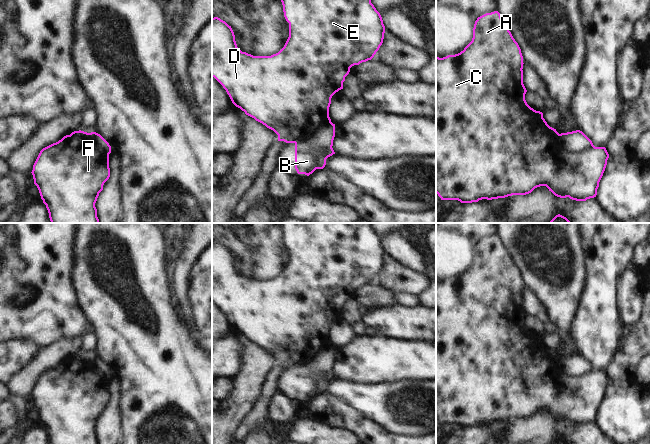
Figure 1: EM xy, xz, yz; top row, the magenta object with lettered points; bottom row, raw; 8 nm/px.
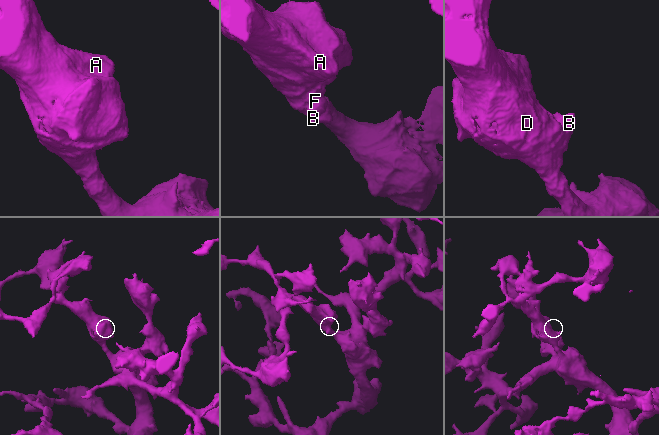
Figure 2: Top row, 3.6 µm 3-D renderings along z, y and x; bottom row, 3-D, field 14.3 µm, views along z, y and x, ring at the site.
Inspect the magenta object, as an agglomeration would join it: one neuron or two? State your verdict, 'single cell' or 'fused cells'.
fused cells

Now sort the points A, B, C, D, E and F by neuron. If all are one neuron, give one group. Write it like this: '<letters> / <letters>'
A C D E F / B

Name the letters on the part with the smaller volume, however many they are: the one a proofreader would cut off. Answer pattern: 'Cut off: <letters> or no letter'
Cut off: B

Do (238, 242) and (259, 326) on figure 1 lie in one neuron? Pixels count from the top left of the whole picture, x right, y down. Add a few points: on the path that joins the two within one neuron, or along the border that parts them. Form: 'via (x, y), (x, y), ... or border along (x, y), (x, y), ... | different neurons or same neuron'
via (259, 263), (259, 305) | same neuron

